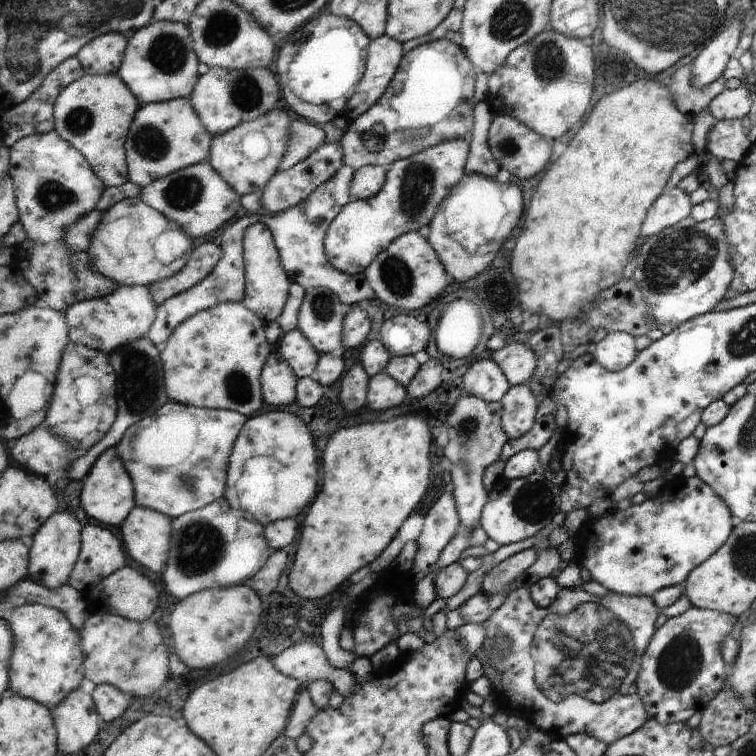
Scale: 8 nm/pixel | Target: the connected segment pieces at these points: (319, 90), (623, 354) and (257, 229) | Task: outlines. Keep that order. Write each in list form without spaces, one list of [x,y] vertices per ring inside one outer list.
[[[323,10],[311,22],[293,32],[279,56],[279,74],[281,84],[289,84],[293,94],[311,104],[333,104],[339,98],[345,98],[349,90],[357,90],[365,72],[369,70],[369,48],[373,38],[353,20],[339,18],[329,10]]]
[[[609,332],[597,344],[591,346],[589,358],[607,372],[619,372],[629,366],[635,356],[633,338],[623,332]]]
[[[261,222],[249,226],[243,240],[243,252],[245,252],[245,306],[249,306],[265,322],[271,320],[279,322],[281,314],[287,308],[293,284],[287,276],[287,270],[283,268],[281,254],[275,246],[271,230]]]

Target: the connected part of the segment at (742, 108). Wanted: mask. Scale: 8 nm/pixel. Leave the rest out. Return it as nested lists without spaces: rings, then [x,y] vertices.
[[[743,84],[735,90],[723,90],[709,102],[709,112],[719,122],[741,122],[743,116],[749,114],[749,110],[751,98]]]

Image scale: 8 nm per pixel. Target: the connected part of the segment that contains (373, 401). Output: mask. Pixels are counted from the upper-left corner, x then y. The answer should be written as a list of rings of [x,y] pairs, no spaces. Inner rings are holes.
[[[387,370],[375,374],[369,384],[369,408],[387,410],[391,406],[403,404],[409,400],[409,388],[405,388],[397,378],[389,376]]]

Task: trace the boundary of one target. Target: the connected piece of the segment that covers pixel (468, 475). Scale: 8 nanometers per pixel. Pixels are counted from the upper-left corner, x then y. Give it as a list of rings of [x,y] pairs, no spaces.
[[[463,394],[457,408],[453,410],[453,414],[449,416],[449,444],[445,448],[445,456],[453,462],[453,482],[455,482],[455,496],[457,496],[457,506],[459,506],[459,516],[461,516],[461,526],[457,528],[457,534],[451,538],[449,546],[445,546],[445,550],[441,550],[439,554],[439,560],[437,560],[437,566],[427,572],[427,576],[423,576],[421,580],[413,582],[411,584],[411,590],[413,590],[413,606],[417,608],[417,616],[413,620],[409,620],[409,632],[417,632],[419,626],[423,626],[423,616],[425,616],[425,610],[439,598],[437,596],[437,576],[445,572],[445,568],[453,566],[455,562],[459,562],[459,558],[463,556],[463,552],[467,548],[473,546],[473,532],[481,526],[481,518],[483,518],[483,510],[485,510],[485,504],[489,502],[489,494],[483,486],[483,474],[485,470],[501,460],[503,456],[503,450],[505,446],[509,446],[509,436],[505,434],[505,428],[503,428],[503,416],[501,416],[501,402],[485,402],[481,398],[475,398],[475,396],[467,396]]]

